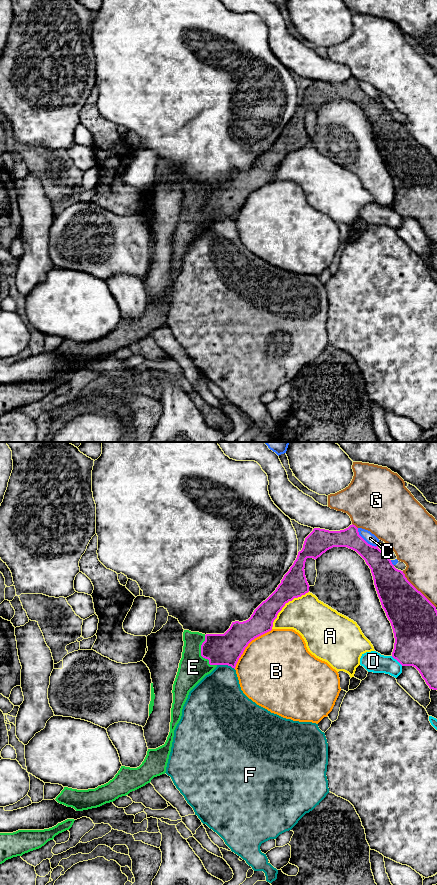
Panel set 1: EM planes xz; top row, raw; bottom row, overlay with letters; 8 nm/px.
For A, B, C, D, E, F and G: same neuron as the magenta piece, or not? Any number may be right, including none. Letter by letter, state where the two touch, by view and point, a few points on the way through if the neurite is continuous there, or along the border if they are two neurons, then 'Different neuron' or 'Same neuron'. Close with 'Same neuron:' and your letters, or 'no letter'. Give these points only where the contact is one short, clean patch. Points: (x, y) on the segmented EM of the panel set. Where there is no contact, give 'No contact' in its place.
A: Touches magenta at xz (284, 605). Different neuron
B: Touches magenta at xz (248, 643). Different neuron
C: Touches magenta at xz (364, 540). Different neuron
D: Touches magenta at xz (397, 660). Different neuron
E: Touches magenta at xz (201, 654). Path across: xz (220, 649), (211, 649), (201, 654), (193, 667). Same neuron
F: Touches magenta at xz (226, 664). Different neuron
G: Touches magenta at xz (416, 589). Different neuron
Same neuron: E

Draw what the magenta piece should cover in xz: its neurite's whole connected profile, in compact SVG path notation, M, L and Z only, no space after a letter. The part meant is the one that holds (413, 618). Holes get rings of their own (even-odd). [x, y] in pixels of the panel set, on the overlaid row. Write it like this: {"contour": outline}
{"contour": "M355 525L340 531L329 531L314 528L305 538L303 548L289 571L284 575L276 590L263 601L251 617L243 622L232 622L224 634L202 634L184 630L183 652L178 672L173 684L173 703L171 708L170 732L164 745L156 749L148 749L142 764L137 768L121 766L115 777L108 783L95 789L77 790L64 787L56 797L56 801L76 811L100 807L119 797L126 796L146 784L154 777L165 774L171 752L174 730L182 716L183 706L189 692L218 665L228 665L235 669L236 664L248 644L255 638L272 630L273 622L286 603L309 592L309 584L305 576L307 558L317 559L333 547L347 547L356 551L371 569L374 585L388 620L391 623L395 643L392 657L402 666L415 667L430 689L437 690L437 610L436 607L418 591L405 577L403 571L394 567L391 560L378 548L368 544L358 532Z"}

